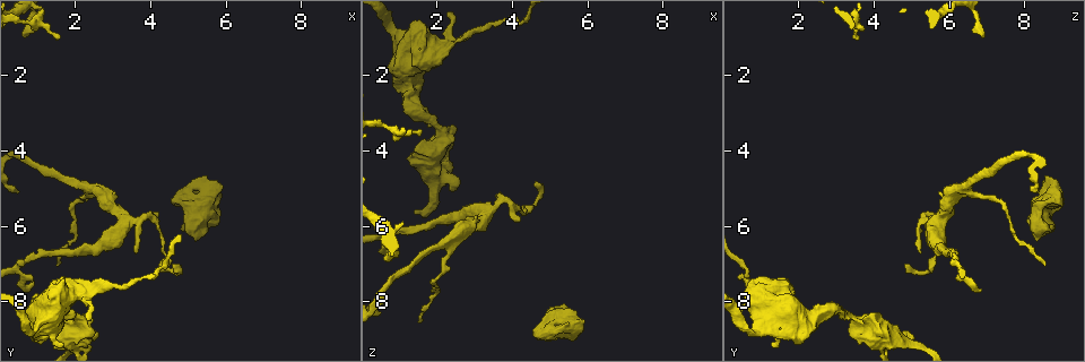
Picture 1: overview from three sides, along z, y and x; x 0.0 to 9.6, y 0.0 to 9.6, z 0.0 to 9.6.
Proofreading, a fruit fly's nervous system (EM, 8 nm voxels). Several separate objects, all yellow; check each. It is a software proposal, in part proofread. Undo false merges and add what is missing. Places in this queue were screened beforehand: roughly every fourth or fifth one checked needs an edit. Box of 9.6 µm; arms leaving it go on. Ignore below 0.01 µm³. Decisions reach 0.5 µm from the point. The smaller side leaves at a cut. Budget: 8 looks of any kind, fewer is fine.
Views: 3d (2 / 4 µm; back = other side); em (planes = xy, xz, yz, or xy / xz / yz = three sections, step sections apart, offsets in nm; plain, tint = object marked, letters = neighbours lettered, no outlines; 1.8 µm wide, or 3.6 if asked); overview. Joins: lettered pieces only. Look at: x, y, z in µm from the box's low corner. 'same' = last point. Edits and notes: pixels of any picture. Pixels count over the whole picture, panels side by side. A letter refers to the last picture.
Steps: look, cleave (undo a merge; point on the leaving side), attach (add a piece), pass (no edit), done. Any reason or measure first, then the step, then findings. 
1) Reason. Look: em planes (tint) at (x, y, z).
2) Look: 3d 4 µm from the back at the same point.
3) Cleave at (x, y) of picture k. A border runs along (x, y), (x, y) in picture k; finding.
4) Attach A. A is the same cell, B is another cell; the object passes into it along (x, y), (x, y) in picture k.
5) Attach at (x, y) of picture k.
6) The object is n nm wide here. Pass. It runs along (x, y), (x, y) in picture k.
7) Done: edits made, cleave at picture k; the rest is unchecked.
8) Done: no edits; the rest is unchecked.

Branch stops here. Look: em planes (plain) at (0.70, 0.95, 6.90).

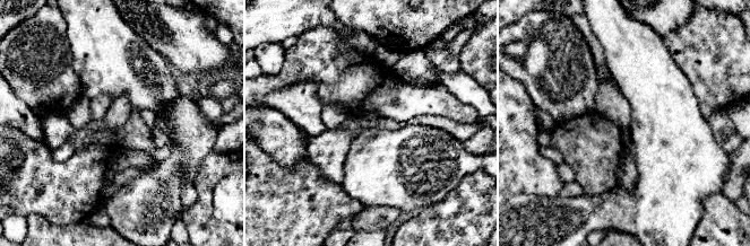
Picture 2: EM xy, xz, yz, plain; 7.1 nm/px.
Look: em planes (letters) at the same point.

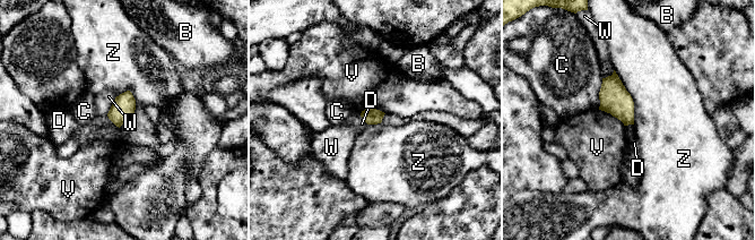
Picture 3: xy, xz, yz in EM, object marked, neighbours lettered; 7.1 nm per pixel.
The longest contact is with Z, 420 nm. Pass. B, C, D, V, W and Z are other cells; a border runs along (614, 69), (632, 99), (634, 123) in picture 3; no lettered piece goes on from it.

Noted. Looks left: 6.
Sudden change in width. Look: 3d 4 µm at (1.25, 8.40, 2.35).

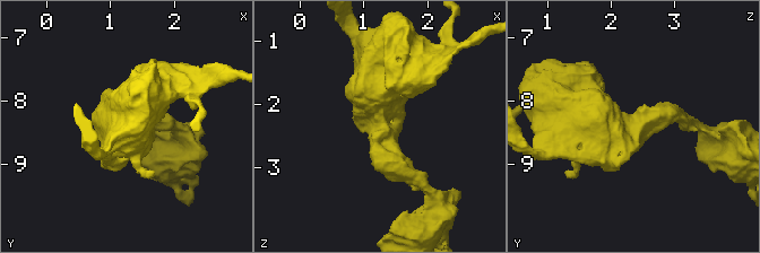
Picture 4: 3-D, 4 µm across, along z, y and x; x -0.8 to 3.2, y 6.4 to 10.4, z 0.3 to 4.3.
Look: em 3.6 µm xy step 8 (letters) at (1.25, 8.45, 2.40).

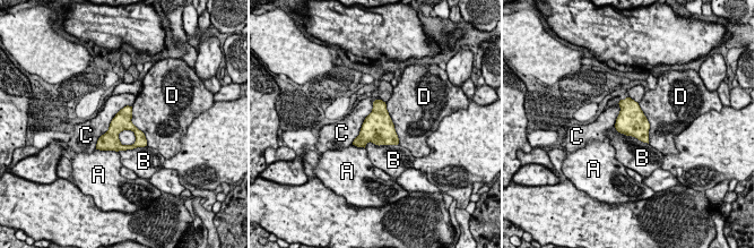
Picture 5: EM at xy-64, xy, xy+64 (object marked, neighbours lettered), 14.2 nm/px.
Look: em 3.6 µm planes (letters) at the same point.

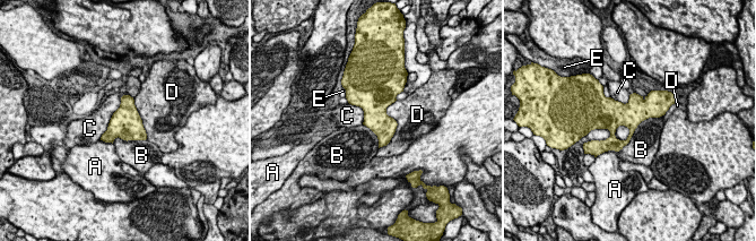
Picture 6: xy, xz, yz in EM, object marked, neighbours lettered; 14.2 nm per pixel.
Pass. A, B, C, D and E are other cells; a border runs along (662, 114), (644, 119), (615, 152) in picture 6; continuous, no second neuron.

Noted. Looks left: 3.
Thick turns thin. Look: em 3.6 µm planes (letters) at (2.00, 9.00, 4.60).

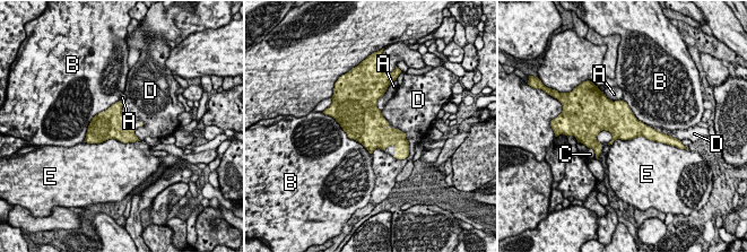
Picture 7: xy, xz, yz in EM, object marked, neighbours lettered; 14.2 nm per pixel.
The longest contact is with E, 800 nm. Pass. A, B, C, D and E are other cells; a border runs along (122, 102), (122, 115), (131, 122) in picture 7; one neuron here.

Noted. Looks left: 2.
Done: no edits; the rest is unchecked.

